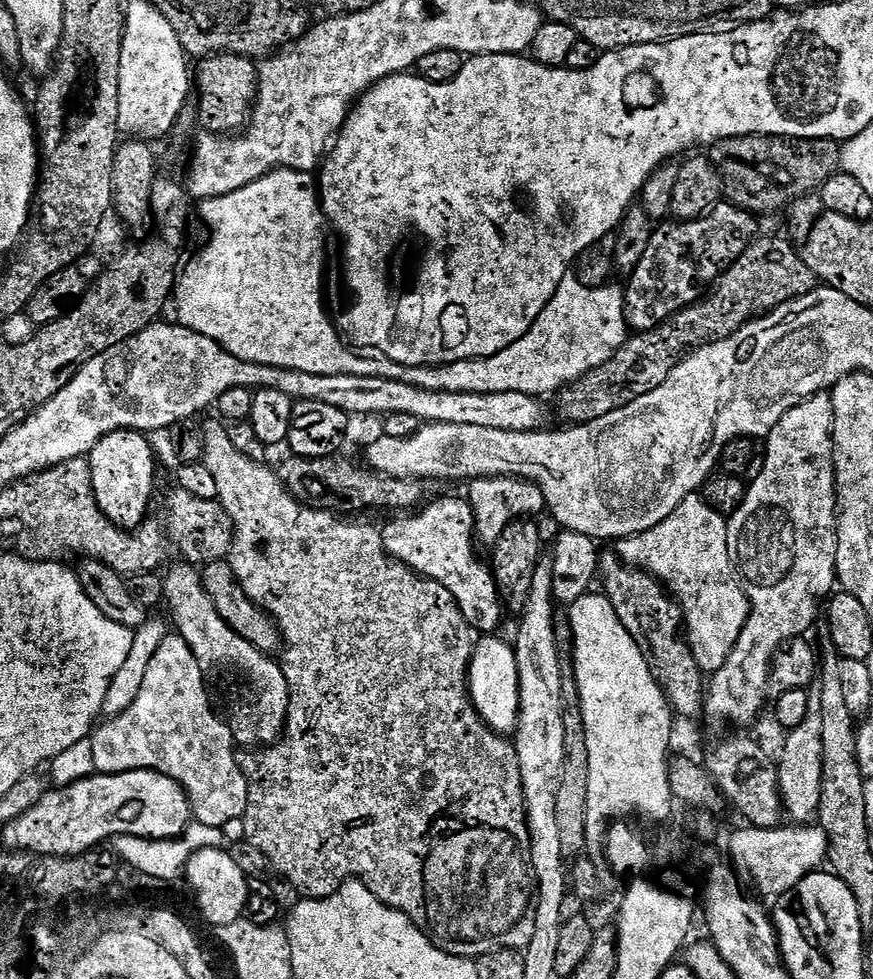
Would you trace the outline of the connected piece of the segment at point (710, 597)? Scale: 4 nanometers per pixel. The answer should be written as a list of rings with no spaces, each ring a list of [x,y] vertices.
[[[699,495],[688,496],[658,526],[637,536],[626,536],[615,545],[614,551],[625,564],[641,569],[656,577],[669,593],[678,601],[682,613],[682,624],[686,629],[688,645],[692,647],[694,658],[701,673],[713,674],[723,667],[735,643],[738,642],[749,613],[749,597],[738,579],[736,566],[732,562],[732,552],[728,548],[728,522],[705,502]]]

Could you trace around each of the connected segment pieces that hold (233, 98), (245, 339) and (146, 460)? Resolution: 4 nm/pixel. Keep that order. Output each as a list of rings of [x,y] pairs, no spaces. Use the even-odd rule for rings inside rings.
[[[217,54],[206,56],[194,68],[194,88],[200,91],[198,124],[204,132],[236,134],[247,125],[256,102],[258,68],[247,56]]]
[[[276,169],[240,190],[203,201],[199,208],[208,227],[208,242],[189,264],[187,261],[179,269],[174,289],[175,323],[210,338],[234,358],[251,364],[298,370],[302,374],[371,373],[373,361],[344,348],[324,309],[322,280],[328,223],[313,173]]]
[[[112,432],[99,440],[87,457],[88,465],[92,467],[92,493],[96,496],[96,504],[106,514],[106,518],[120,528],[135,530],[149,515],[148,503],[152,500],[152,483],[156,480],[156,460],[152,457],[152,444],[148,440],[151,439],[142,432]]]

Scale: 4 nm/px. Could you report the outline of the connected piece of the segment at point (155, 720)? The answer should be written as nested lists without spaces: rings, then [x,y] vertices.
[[[169,635],[161,648],[150,658],[150,666],[146,666],[146,678],[142,678],[142,690],[138,698],[134,698],[132,705],[122,715],[105,719],[91,733],[90,739],[97,773],[109,776],[150,768],[153,772],[166,774],[177,780],[188,793],[188,801],[196,822],[224,830],[228,828],[227,824],[232,824],[235,820],[237,823],[248,809],[248,778],[242,771],[233,749],[228,746],[224,770],[208,772],[200,770],[200,766],[194,770],[194,764],[192,772],[188,770],[190,762],[184,760],[186,754],[182,748],[186,740],[180,740],[180,730],[190,724],[186,722],[186,718],[192,716],[198,706],[210,699],[210,694],[202,694],[206,674],[198,674],[201,667],[202,661],[195,657],[187,642],[180,635]]]

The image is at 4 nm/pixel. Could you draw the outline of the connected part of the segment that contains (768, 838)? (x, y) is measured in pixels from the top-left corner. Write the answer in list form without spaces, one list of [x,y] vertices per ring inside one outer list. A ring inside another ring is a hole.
[[[792,824],[779,828],[743,826],[728,842],[732,866],[741,883],[752,880],[759,892],[781,896],[809,875],[817,871],[827,859],[830,843],[824,828],[818,824]]]

